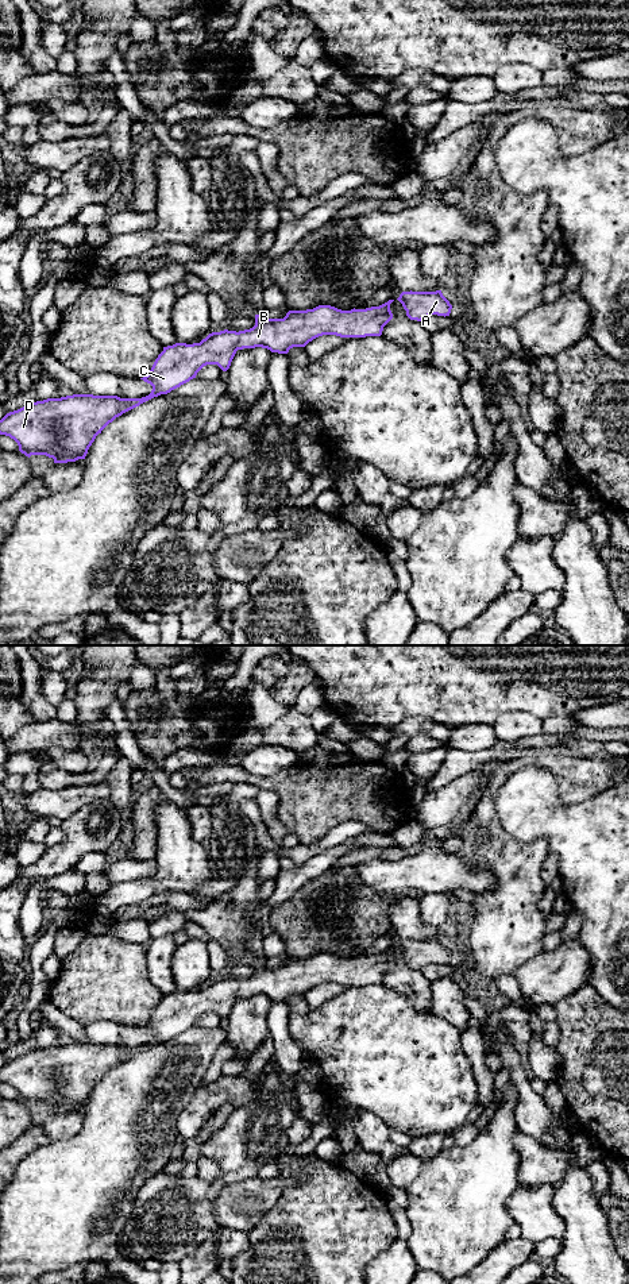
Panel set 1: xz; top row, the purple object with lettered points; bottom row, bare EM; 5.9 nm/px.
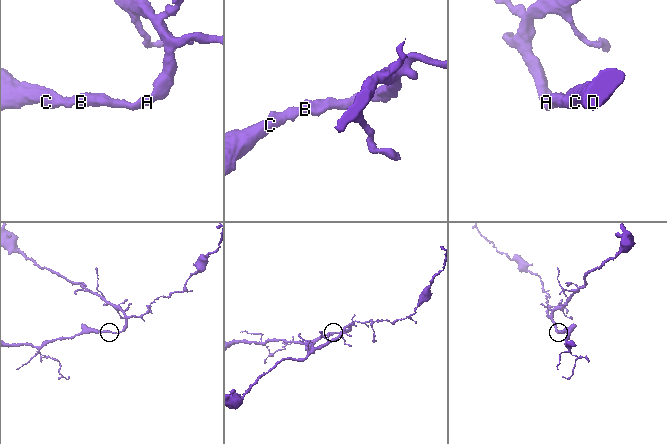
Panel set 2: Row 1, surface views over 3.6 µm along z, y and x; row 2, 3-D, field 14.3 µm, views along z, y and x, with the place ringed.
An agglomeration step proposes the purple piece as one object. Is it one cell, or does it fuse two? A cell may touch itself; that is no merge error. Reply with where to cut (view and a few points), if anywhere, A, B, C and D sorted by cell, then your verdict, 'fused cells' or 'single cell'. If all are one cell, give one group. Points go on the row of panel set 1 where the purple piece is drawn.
no cut; A B C D; single cell

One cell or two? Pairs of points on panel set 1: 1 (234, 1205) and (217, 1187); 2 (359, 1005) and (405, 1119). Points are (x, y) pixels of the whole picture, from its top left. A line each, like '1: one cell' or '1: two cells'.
1: two cells
2: one cell

